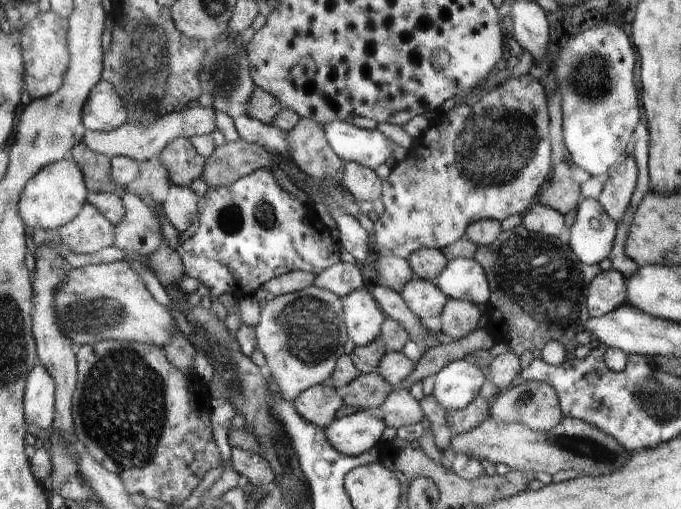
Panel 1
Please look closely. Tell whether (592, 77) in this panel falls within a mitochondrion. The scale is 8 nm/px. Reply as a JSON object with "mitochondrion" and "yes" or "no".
{"mitochondrion":"yes"}

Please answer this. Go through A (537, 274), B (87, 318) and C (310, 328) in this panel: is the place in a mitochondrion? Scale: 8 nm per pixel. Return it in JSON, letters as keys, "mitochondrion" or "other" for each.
{"A":"mitochondrion","B":"mitochondrion","C":"mitochondrion"}

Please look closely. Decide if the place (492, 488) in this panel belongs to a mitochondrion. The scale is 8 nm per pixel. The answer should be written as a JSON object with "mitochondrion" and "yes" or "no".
{"mitochondrion":"no"}

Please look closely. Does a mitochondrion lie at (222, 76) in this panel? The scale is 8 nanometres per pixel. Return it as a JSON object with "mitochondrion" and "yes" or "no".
{"mitochondrion":"yes"}

